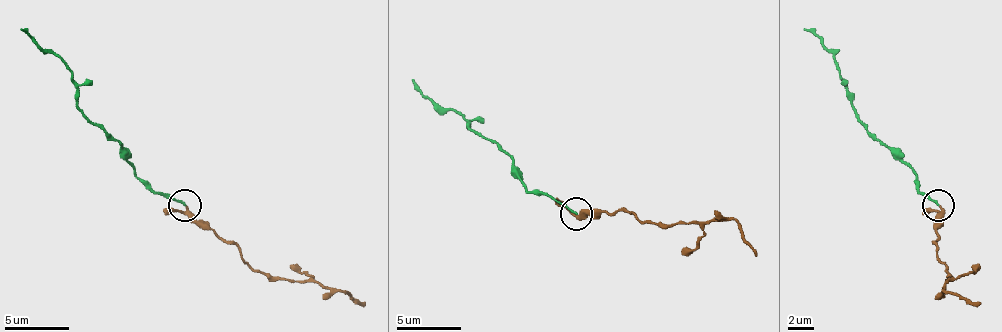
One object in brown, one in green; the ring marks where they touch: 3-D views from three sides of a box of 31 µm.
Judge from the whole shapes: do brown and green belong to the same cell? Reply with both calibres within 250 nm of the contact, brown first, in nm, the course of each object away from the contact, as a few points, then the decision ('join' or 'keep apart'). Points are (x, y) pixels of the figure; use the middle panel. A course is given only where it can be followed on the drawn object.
240 nm thick on the brown side, 170 nm on the other; brown runs (578, 216), (627, 210), (646, 223), (734, 219), (740, 239), (757, 255); green runs (575, 213), (543, 193), (533, 193), (513, 161), (468, 125), (462, 116), (439, 109), (413, 80); join

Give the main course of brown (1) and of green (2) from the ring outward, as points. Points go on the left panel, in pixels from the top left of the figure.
1: (187, 206), (235, 244), (255, 270), (342, 290), (365, 306)
2: (184, 206), (151, 189), (141, 180), (122, 147), (77, 105), (70, 69), (47, 53), (21, 27)

